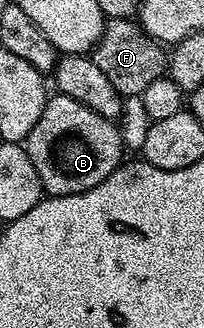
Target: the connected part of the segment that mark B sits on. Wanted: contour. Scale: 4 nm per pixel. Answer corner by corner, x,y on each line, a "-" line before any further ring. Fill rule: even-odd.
61,94
47,99
44,114
40,114
40,122
32,126
24,147
28,158
32,158
32,166
36,166
36,174
40,174
46,196
71,196
92,190
92,186
100,186
124,160
119,125
96,114
96,110
88,110
88,106
76,102
76,98

